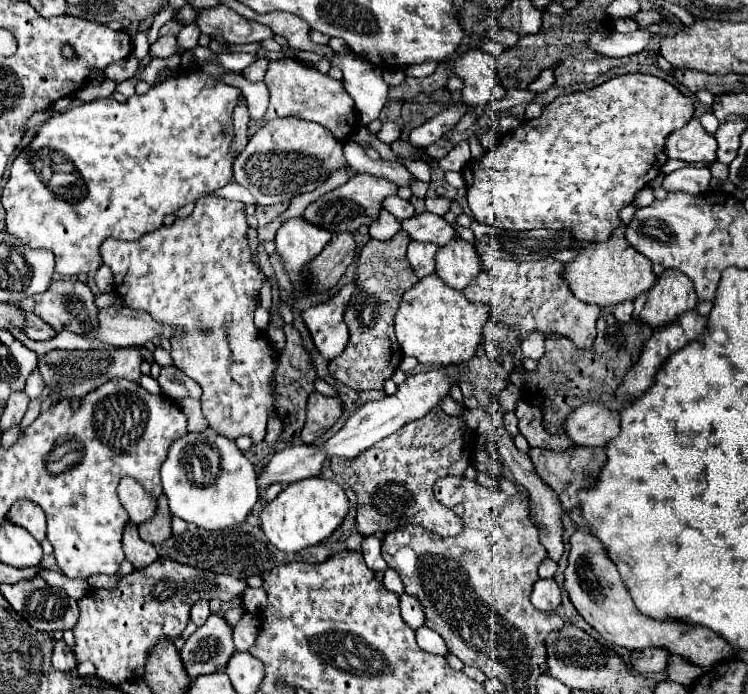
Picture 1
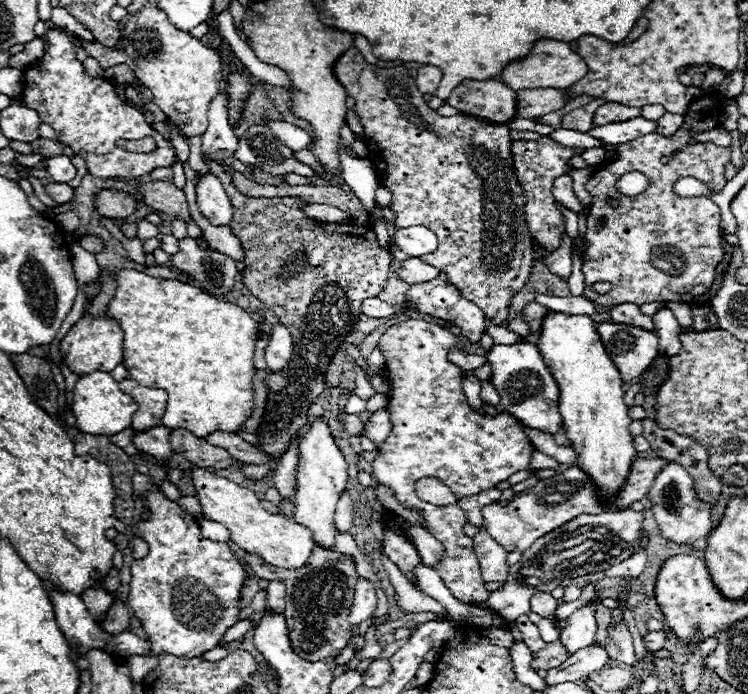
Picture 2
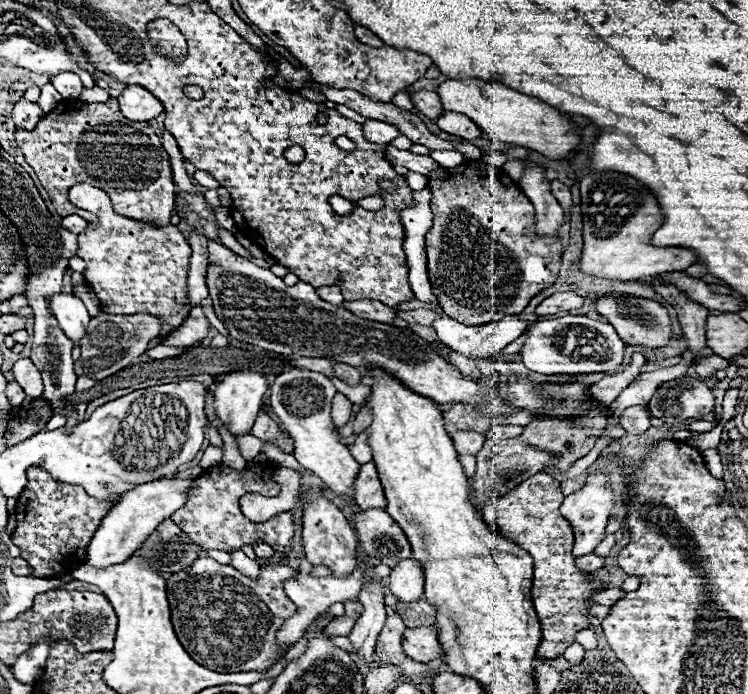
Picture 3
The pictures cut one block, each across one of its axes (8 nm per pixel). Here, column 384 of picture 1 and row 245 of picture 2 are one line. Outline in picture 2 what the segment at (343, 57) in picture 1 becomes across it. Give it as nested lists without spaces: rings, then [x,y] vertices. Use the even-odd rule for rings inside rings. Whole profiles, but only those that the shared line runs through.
[[[80,236],[80,238],[74,238],[78,240],[88,252],[100,252],[104,246],[102,246],[102,240],[100,238],[94,238],[94,236]]]

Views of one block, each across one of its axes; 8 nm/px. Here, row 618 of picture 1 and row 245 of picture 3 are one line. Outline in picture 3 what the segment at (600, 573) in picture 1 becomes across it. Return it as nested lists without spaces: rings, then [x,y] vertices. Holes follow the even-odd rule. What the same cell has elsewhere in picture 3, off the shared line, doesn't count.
[[[588,170],[580,184],[582,190],[582,216],[584,216],[584,252],[580,258],[580,270],[600,278],[636,280],[642,276],[658,276],[674,270],[686,270],[698,262],[696,252],[688,248],[656,248],[650,244],[650,236],[664,224],[664,212],[646,184],[620,172],[594,172]],[[598,188],[604,198],[590,200],[590,194]]]

